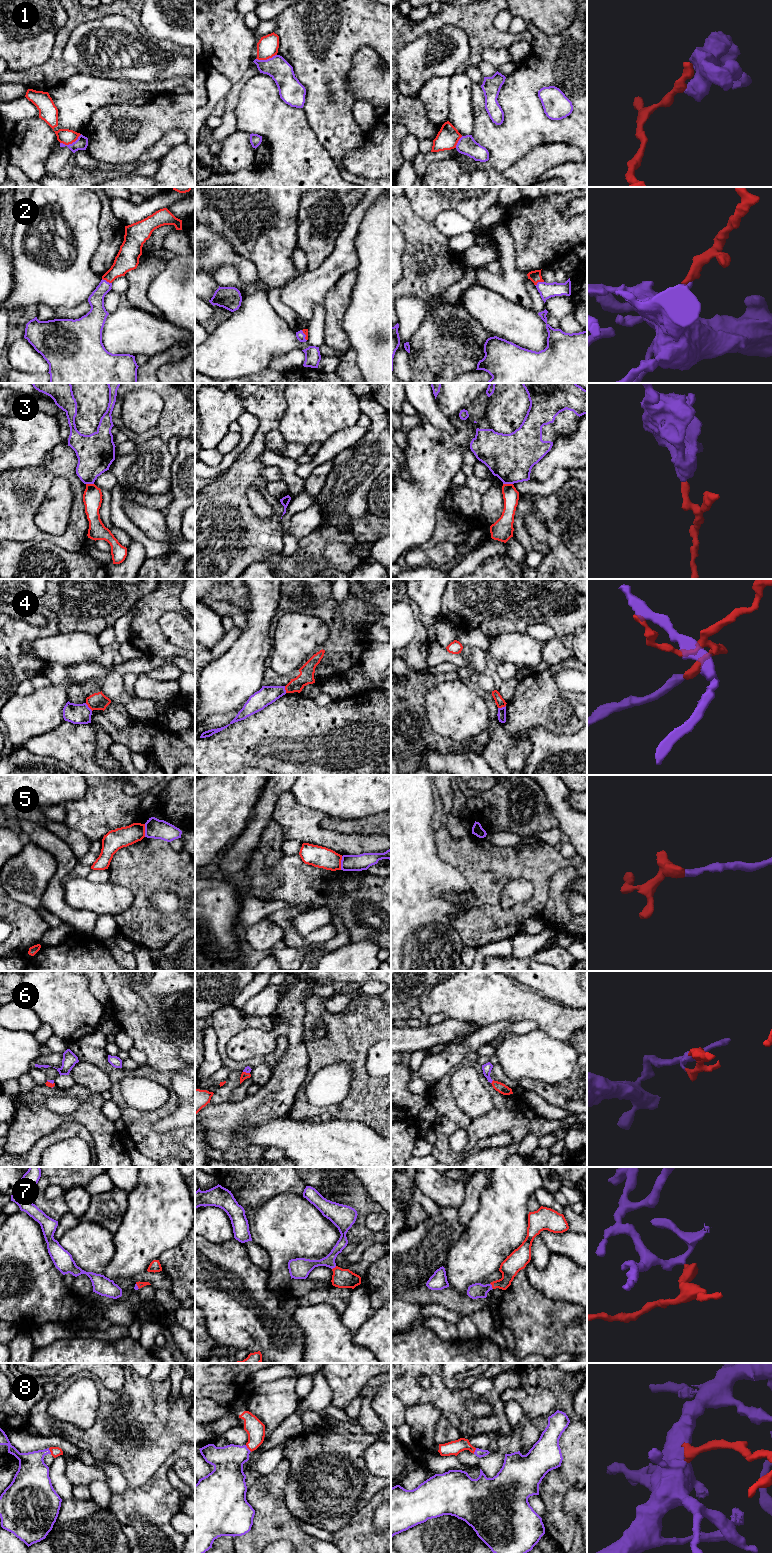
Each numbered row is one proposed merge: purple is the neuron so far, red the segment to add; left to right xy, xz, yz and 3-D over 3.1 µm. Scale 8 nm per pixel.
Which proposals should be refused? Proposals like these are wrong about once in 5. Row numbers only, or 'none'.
1, 3, 4, 5

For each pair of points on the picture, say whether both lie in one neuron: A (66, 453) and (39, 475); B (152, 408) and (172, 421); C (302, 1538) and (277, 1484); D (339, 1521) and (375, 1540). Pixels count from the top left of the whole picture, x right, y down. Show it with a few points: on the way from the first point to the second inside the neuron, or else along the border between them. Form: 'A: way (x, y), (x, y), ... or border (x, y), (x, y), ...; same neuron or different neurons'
A: way (60, 460), (46, 474); same neuron
B: border (156, 393), (163, 403), (162, 413), (146, 431); different neurons
C: way (289, 1525), (277, 1513), (277, 1497); same neuron
D: border (354, 1516), (348, 1524), (334, 1532); different neurons

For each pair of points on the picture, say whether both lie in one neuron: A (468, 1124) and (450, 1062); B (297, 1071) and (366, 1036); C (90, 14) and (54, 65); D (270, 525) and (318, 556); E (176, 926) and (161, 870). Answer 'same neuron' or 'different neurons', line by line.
A: different neurons
B: different neurons
C: same neuron
D: different neurons
E: same neuron

